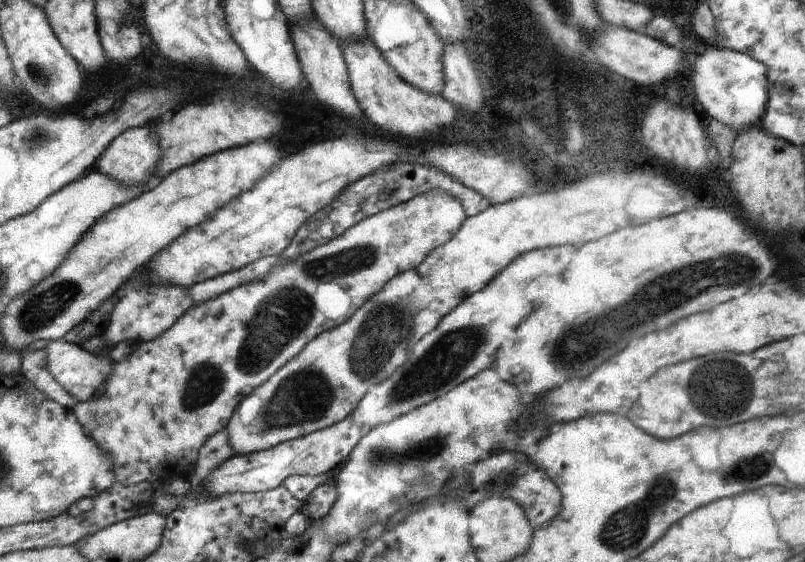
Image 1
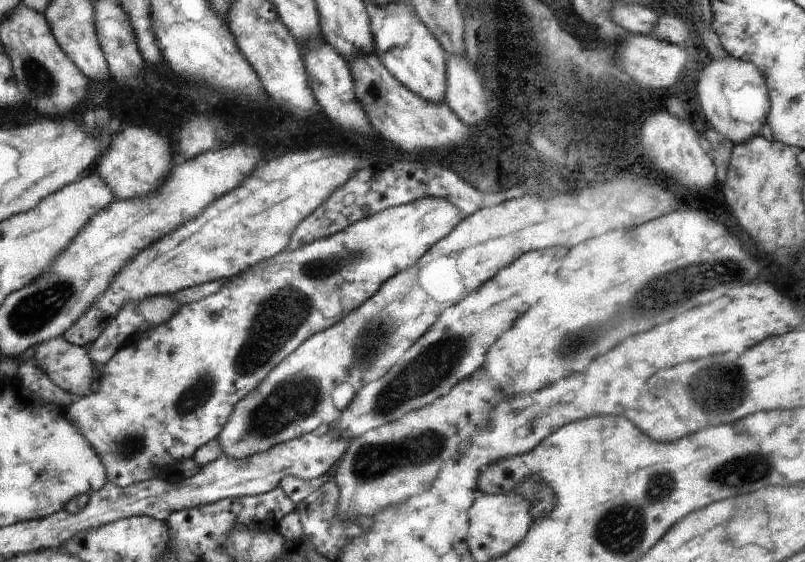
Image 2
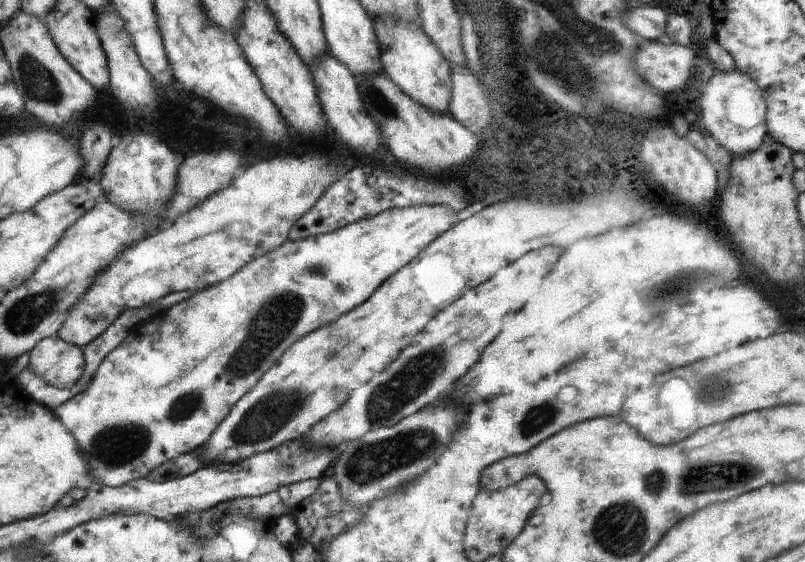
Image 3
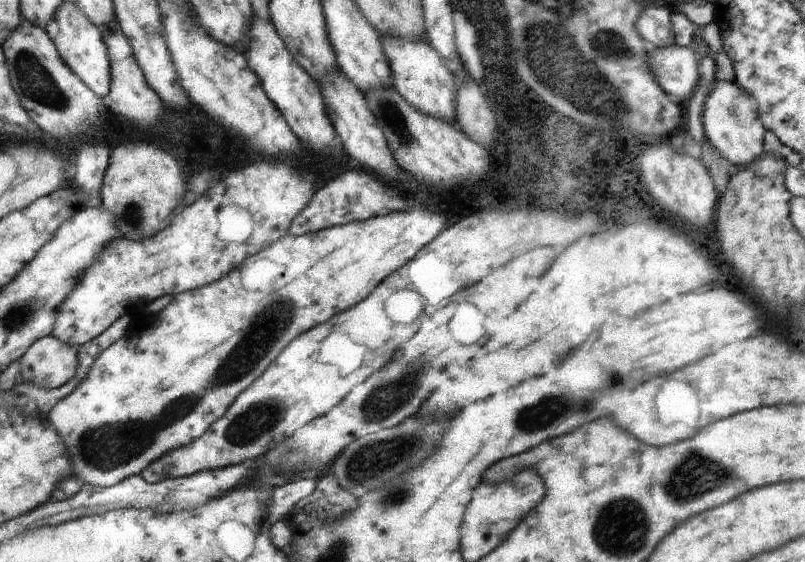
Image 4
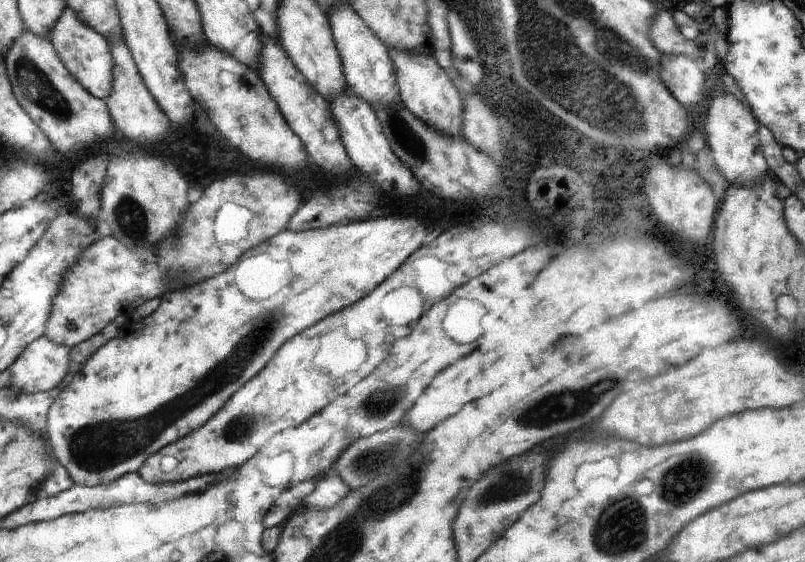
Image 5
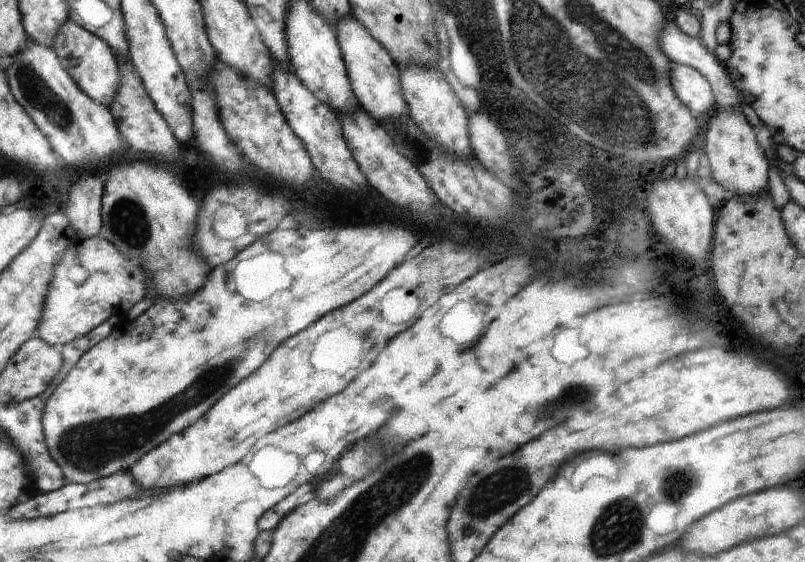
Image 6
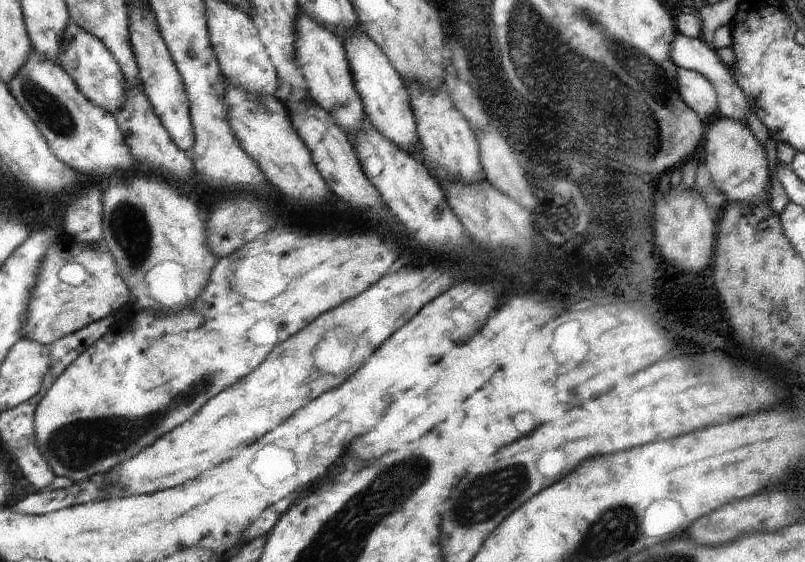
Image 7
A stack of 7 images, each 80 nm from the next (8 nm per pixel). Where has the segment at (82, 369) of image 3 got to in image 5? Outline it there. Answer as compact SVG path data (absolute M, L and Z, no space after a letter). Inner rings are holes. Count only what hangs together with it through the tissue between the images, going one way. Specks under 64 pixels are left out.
M44 335L11 367L11 385L25 393L51 391L73 374L73 347Z

